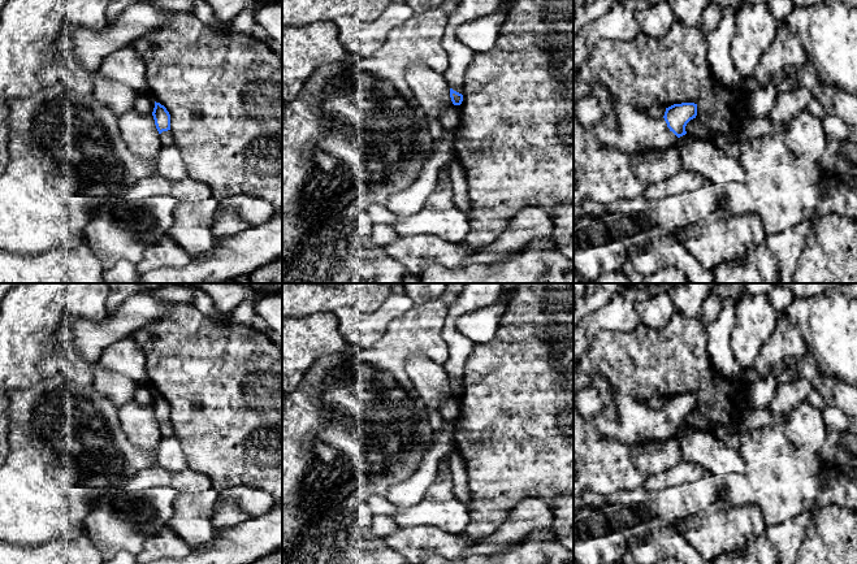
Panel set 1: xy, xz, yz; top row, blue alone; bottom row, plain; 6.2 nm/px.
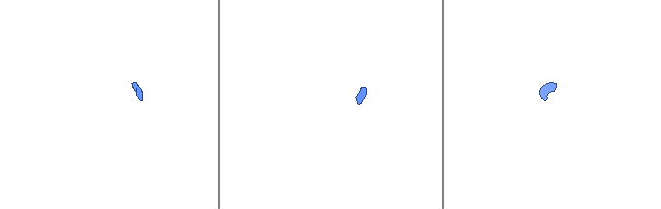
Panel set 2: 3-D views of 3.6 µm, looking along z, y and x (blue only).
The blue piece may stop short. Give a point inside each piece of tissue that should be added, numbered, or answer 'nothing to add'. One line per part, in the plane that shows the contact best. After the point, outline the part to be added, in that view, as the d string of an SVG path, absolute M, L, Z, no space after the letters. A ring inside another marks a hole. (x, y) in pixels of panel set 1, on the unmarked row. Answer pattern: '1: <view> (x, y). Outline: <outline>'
1: yz (636, 422). Outline: M593 386L574 395L574 405L580 416L592 422L606 441L627 444L666 442L674 438L678 428L667 418L665 409L649 408L627 395L615 395L618 417L609 420L603 415L603 403Z

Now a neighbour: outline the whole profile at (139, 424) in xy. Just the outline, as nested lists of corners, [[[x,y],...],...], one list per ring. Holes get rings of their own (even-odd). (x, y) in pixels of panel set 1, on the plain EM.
[[[131,400],[118,408],[118,420],[130,443],[147,454],[157,455],[163,439],[152,405]]]

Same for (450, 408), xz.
[[[451,395],[442,404],[442,408],[441,408],[441,412],[440,412],[441,413],[441,417],[445,421],[454,422],[455,418],[458,417],[459,408],[460,408],[460,396]]]

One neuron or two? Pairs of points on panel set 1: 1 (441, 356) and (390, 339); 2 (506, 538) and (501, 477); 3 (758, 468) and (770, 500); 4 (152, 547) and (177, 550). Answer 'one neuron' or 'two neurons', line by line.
1: one neuron
2: two neurons
3: one neuron
4: one neuron

